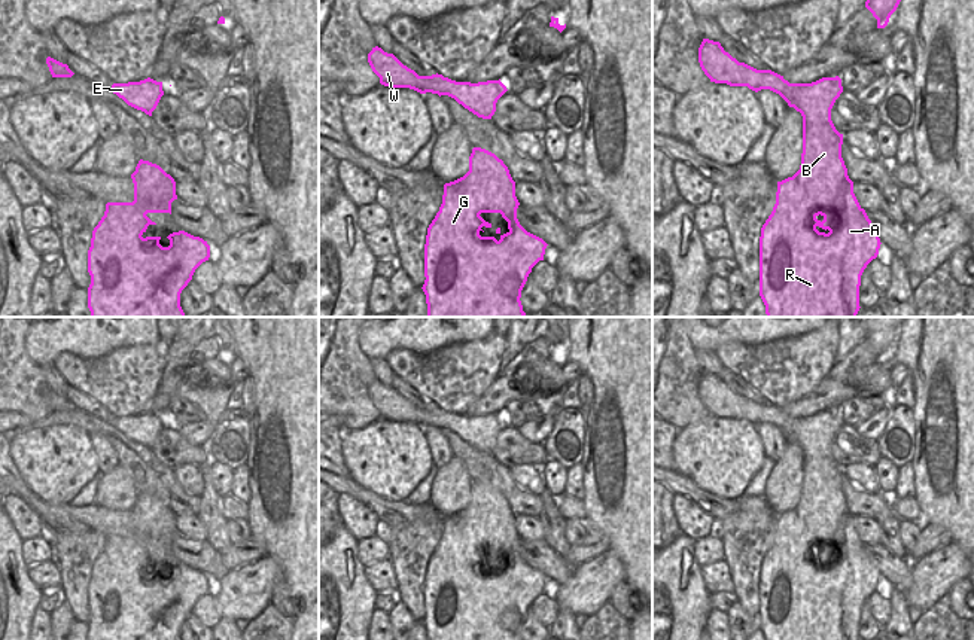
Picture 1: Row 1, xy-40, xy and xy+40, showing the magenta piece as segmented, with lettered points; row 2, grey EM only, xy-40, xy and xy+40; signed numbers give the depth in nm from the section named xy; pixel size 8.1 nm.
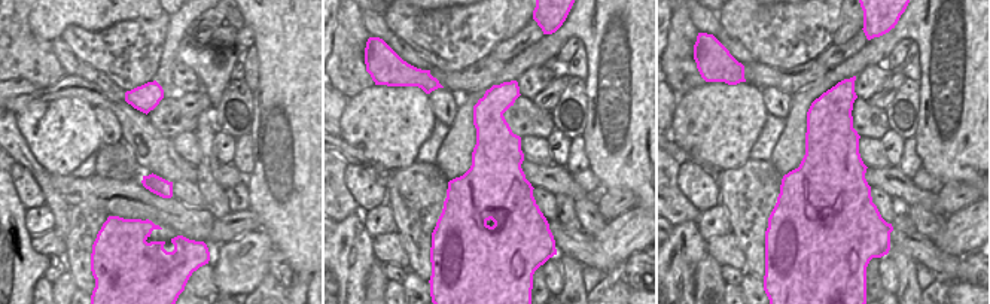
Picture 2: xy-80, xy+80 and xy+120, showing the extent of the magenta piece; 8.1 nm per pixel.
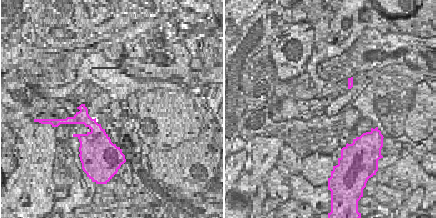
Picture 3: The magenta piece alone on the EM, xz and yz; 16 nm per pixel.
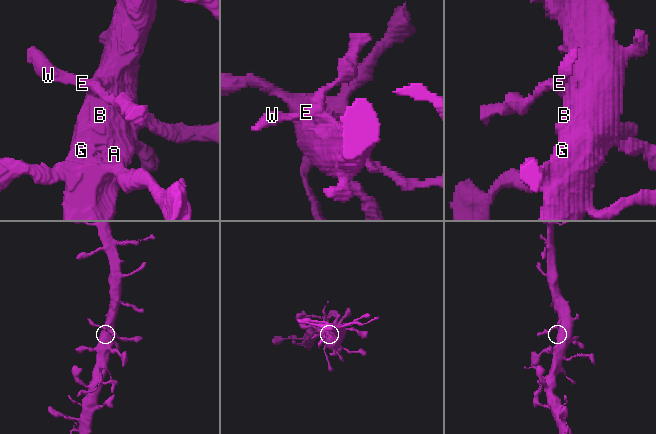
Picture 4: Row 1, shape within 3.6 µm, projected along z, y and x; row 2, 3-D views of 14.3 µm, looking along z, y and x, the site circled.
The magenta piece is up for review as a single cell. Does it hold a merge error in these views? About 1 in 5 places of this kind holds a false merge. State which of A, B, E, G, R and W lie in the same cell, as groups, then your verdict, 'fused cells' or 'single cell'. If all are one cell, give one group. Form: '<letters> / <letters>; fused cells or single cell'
A B E G R W; single cell

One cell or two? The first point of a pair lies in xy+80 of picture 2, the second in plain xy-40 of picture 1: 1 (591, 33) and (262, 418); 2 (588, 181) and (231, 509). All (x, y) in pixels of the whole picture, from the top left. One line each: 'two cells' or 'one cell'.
1: one cell
2: one cell

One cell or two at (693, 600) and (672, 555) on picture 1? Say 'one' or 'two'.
one

